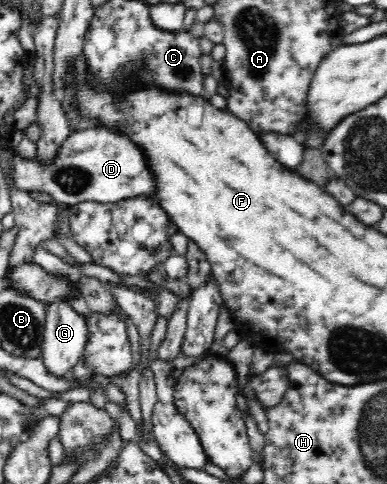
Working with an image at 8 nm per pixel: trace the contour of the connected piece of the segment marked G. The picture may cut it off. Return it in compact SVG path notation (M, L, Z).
M57 302L54 305L47 306L41 356L44 366L47 367L50 374L61 377L64 373L73 369L78 363L79 357L84 355L89 336L90 329L85 314L78 313L65 302Z

